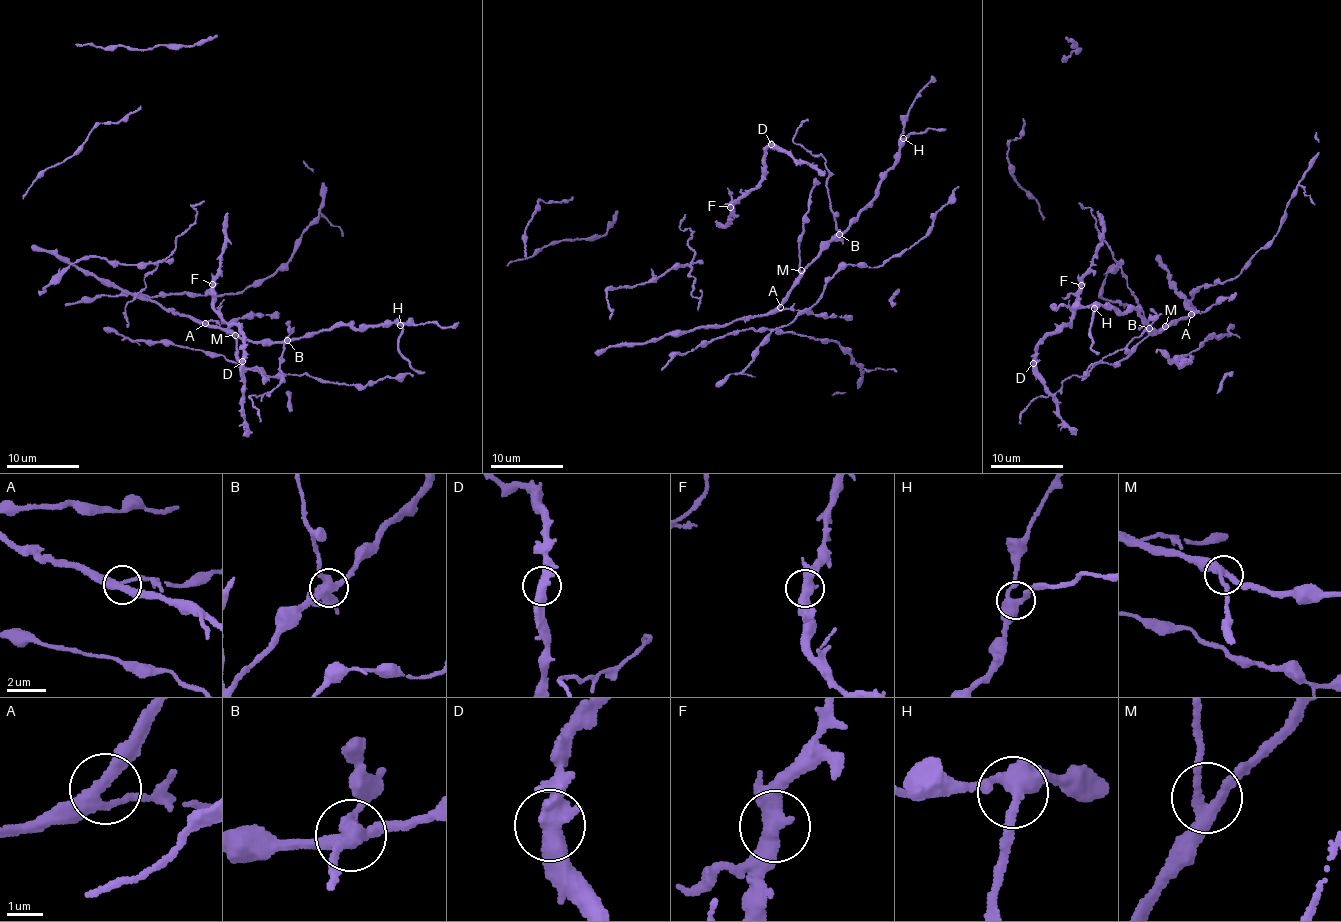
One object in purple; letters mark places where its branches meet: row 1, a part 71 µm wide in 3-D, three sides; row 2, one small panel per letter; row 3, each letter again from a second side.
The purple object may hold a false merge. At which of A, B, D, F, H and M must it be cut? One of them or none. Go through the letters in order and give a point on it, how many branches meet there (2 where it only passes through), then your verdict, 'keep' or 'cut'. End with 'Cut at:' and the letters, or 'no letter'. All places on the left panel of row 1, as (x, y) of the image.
A: (205, 323) | 3 | keep
B: (287, 340) | 4 | cut
D: (242, 361) | 3 | keep
F: (212, 284) | 3 | keep
H: (400, 325) | 3 | keep
M: (235, 335) | 3 | keep
Cut at: B

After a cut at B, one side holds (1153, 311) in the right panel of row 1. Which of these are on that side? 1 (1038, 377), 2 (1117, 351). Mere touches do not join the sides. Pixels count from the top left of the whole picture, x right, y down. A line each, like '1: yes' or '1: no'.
1: no
2: yes

